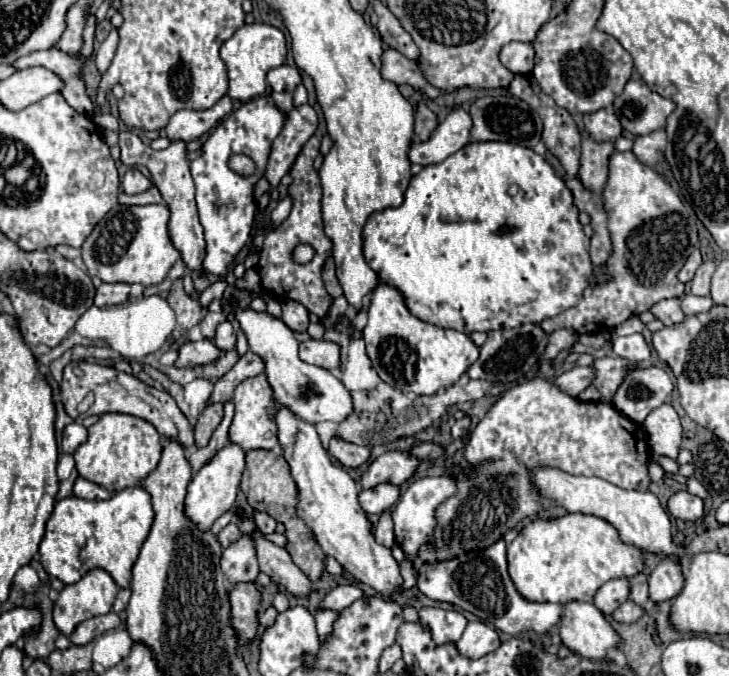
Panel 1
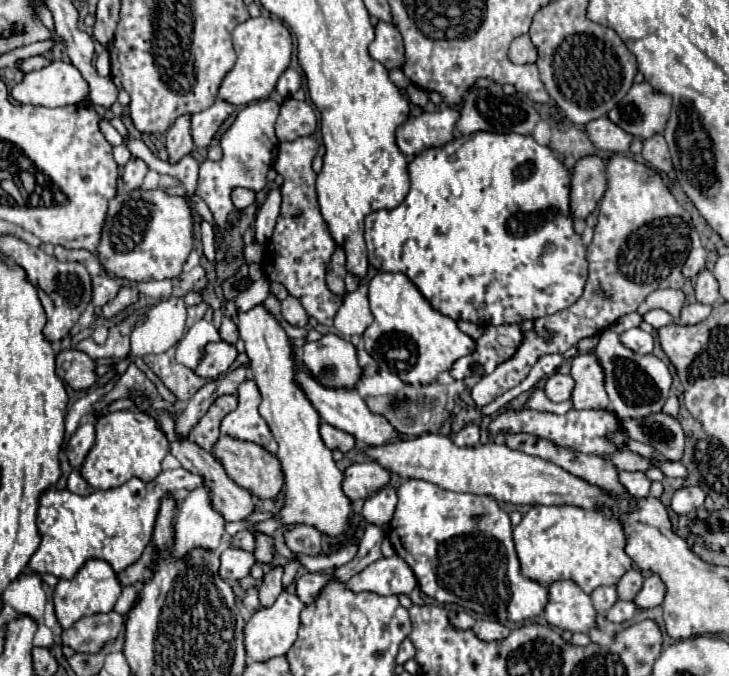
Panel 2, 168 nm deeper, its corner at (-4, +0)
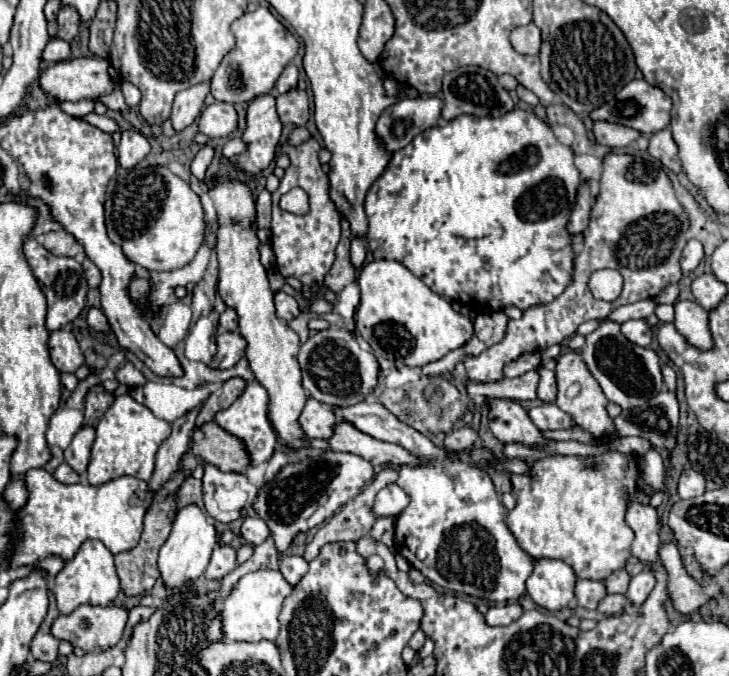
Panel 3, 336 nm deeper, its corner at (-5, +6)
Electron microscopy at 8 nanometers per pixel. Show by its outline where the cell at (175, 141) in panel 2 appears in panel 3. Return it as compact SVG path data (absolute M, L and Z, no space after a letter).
M197 84L175 96L171 112L171 122L175 132L183 132L187 126L193 124L193 120L201 114L207 94L209 94L209 84Z

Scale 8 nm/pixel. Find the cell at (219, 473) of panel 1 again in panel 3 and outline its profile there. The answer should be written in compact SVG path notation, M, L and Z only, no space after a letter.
M187 504L179 508L175 522L173 522L173 530L159 552L159 572L161 572L165 586L177 588L189 580L197 580L209 564L217 538L219 538L217 528L209 522L207 514L197 504Z

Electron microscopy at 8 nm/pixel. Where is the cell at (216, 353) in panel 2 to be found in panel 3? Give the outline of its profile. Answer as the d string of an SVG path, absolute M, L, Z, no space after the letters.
M219 332L217 334L217 354L211 360L211 368L231 368L239 362L245 352L245 340L239 332Z

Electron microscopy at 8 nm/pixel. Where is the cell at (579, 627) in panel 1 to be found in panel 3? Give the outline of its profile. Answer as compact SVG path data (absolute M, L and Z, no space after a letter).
M537 560L527 580L527 594L539 608L557 612L575 600L575 582L573 568L561 560Z

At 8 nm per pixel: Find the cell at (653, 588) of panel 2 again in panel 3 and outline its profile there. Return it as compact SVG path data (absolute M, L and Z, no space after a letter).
M645 568L641 574L631 578L631 584L629 584L629 590L627 590L625 596L629 598L631 604L641 606L649 598L653 588L655 588L655 576L653 576L653 572L649 568Z

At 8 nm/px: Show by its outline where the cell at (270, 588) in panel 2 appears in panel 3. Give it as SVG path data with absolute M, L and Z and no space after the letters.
M327 450L313 458L303 458L291 466L285 466L275 476L275 480L271 480L259 490L253 508L273 532L277 552L283 554L295 534L299 534L301 530L311 530L313 526L333 516L337 508L341 508L347 500L355 498L373 478L375 468L369 460L355 454Z

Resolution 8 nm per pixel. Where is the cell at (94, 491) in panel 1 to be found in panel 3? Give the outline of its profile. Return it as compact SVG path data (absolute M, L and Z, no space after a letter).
M61 464L57 470L55 470L55 474L53 474L59 482L63 482L63 484L79 484L81 482L81 476L69 466L69 464Z

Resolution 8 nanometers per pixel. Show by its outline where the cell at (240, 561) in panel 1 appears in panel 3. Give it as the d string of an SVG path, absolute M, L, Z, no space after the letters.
M223 544L223 546L217 546L213 550L213 556L211 556L211 562L209 562L207 570L205 570L205 576L219 580L225 574L229 574L231 570L235 570L237 566L239 564L237 564L237 558L235 558L235 550L231 546Z

